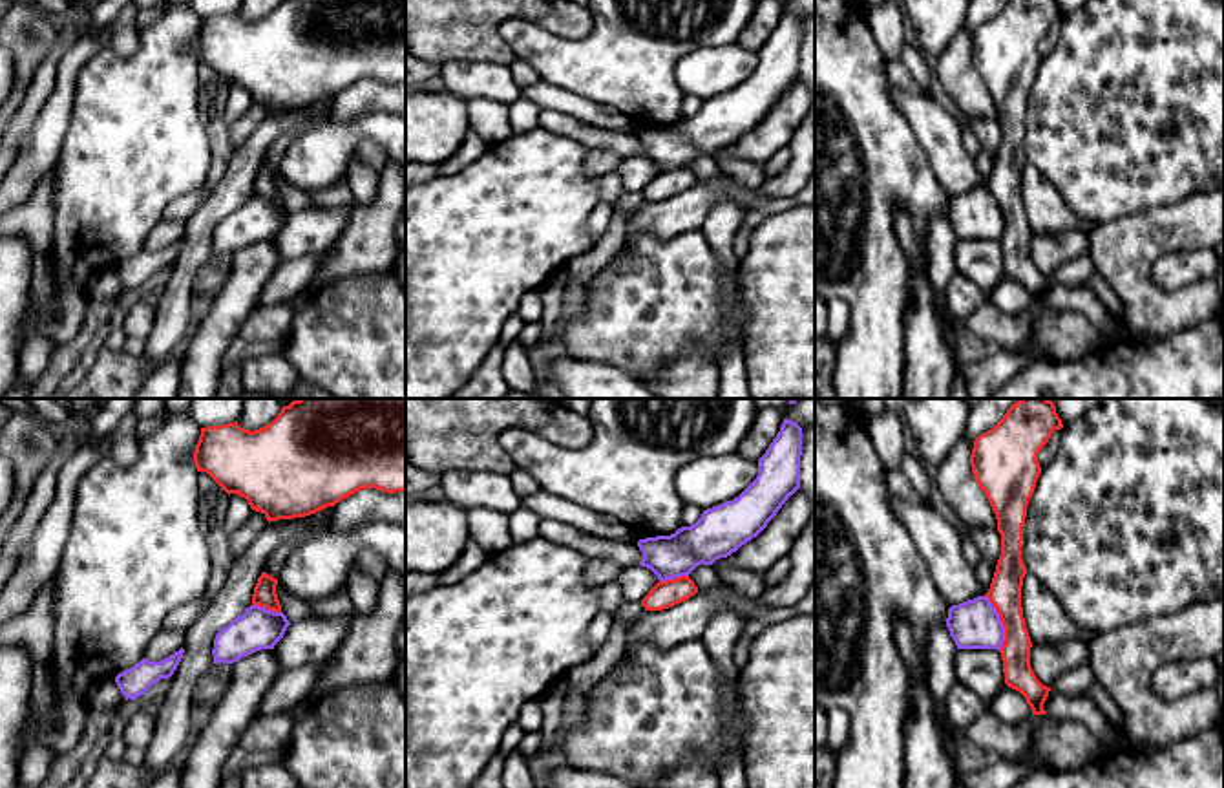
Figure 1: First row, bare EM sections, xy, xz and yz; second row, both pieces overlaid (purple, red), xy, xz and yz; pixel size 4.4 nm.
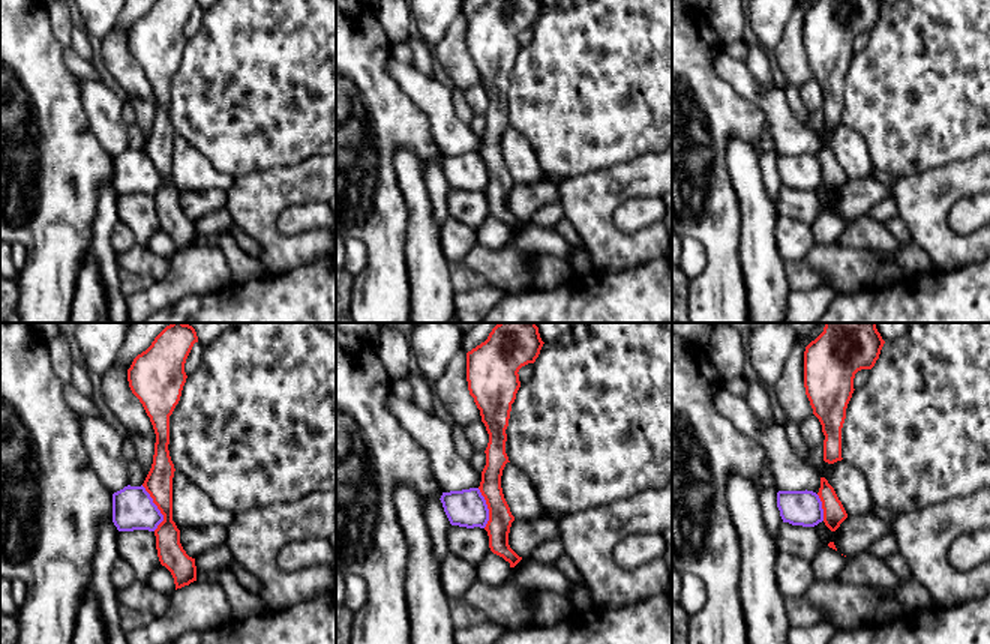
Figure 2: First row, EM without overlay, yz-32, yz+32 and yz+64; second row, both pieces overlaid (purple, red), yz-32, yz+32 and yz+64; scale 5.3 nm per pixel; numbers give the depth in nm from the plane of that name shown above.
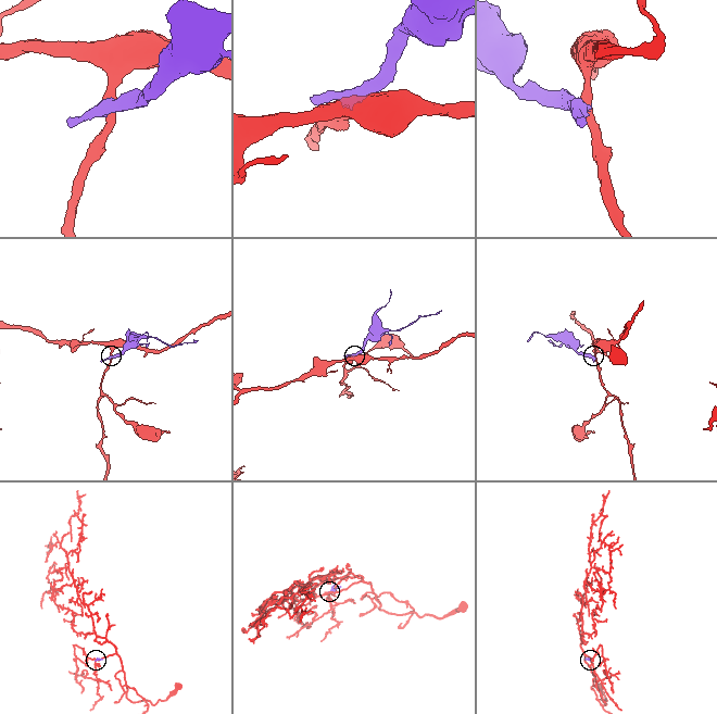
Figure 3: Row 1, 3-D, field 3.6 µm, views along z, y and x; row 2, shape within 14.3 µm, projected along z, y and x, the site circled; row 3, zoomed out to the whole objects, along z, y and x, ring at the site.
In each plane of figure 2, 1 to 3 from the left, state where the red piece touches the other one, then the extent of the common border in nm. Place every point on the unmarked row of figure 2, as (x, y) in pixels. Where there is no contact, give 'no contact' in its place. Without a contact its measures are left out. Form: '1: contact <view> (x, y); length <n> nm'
1: contact yz-32 (156, 171); length 260 nm
2: contact yz+32 (486, 171); length 220 nm
3: contact yz+64 (821, 171); length 150 nm

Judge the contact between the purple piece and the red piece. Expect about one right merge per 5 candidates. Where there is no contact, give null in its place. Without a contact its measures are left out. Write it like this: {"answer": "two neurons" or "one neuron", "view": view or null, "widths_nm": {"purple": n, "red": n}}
{"answer": "two neurons", "view": "yz", "widths_nm": {"purple": 220, "red": 140}}

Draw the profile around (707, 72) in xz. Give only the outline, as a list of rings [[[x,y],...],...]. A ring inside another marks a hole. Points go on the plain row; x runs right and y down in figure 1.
[[[738,42],[700,48],[676,64],[676,80],[685,95],[702,101],[738,88],[758,66],[758,51]]]

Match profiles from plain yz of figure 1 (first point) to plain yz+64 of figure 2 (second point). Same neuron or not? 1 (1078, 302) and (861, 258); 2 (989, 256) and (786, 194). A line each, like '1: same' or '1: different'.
1: different
2: same

